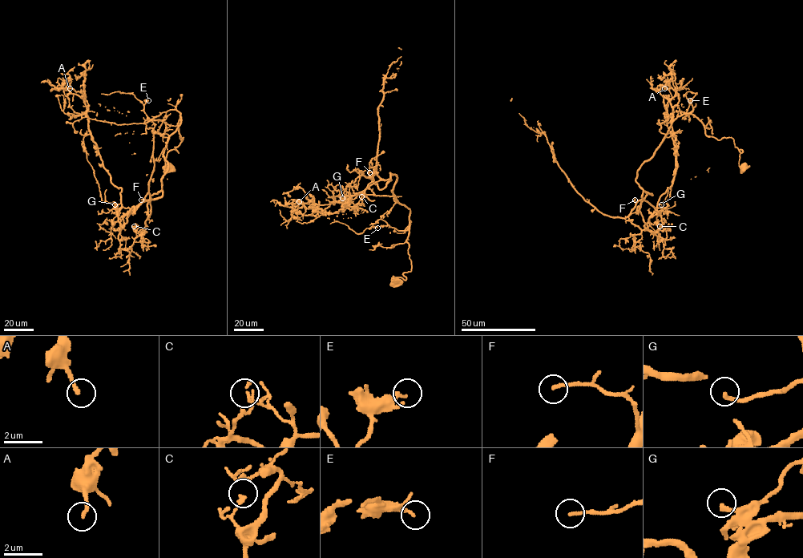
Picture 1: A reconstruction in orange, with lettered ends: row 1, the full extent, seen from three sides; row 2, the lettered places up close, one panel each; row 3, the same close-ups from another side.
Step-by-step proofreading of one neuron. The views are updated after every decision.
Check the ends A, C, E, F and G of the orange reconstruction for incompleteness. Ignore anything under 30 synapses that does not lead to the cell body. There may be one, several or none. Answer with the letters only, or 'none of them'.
G

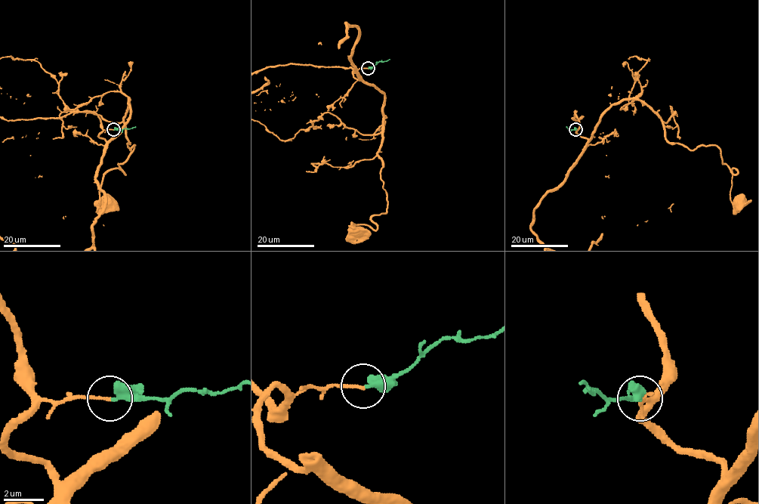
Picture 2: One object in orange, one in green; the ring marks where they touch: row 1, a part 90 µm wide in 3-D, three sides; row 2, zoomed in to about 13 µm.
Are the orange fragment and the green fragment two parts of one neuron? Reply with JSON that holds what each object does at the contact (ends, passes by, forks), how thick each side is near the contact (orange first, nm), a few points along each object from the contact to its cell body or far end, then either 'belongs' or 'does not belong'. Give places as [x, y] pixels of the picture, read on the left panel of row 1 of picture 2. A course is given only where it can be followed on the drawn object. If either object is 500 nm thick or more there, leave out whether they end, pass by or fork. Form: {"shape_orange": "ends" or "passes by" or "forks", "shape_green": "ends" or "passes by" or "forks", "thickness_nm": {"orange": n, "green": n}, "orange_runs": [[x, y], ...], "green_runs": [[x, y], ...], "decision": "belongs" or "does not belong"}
{"shape_orange": "ends", "shape_green": "ends", "thickness_nm": {"orange": 150, "green": 440}, "orange_runs": [[113, 130], [99, 137], [118, 133], [129, 100], [134, 146], [118, 165], [124, 174], [104, 174], [108, 202]], "green_runs": [[114, 130], [135, 126]], "decision": "belongs"}

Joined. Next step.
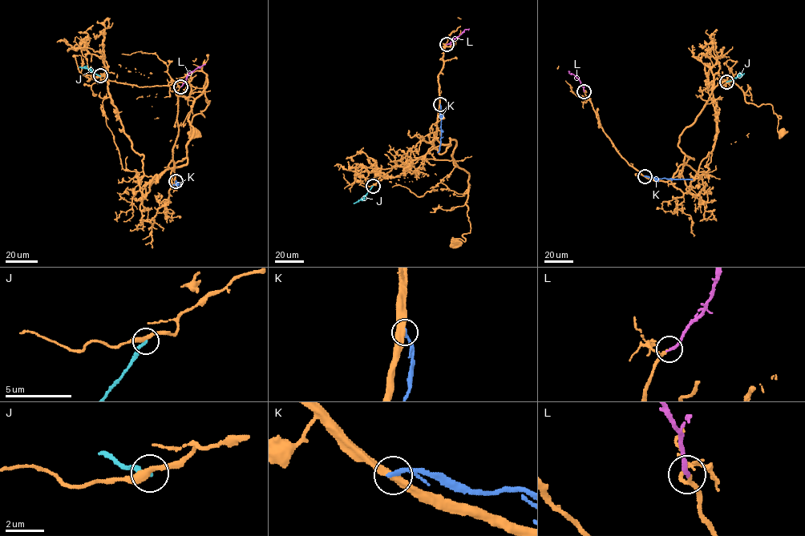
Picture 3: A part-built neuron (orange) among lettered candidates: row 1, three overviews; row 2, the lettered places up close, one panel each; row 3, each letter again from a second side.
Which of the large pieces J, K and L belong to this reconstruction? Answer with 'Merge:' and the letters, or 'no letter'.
Merge: L

